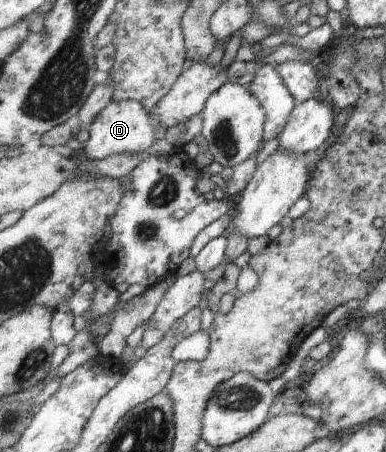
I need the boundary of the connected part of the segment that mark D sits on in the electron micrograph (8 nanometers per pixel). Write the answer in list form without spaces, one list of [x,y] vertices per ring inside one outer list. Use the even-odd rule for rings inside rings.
[[[125,100],[107,105],[101,114],[94,118],[88,130],[88,139],[80,151],[89,160],[105,160],[117,154],[133,152],[147,155],[147,150],[155,143],[155,128],[148,110],[137,100]]]

